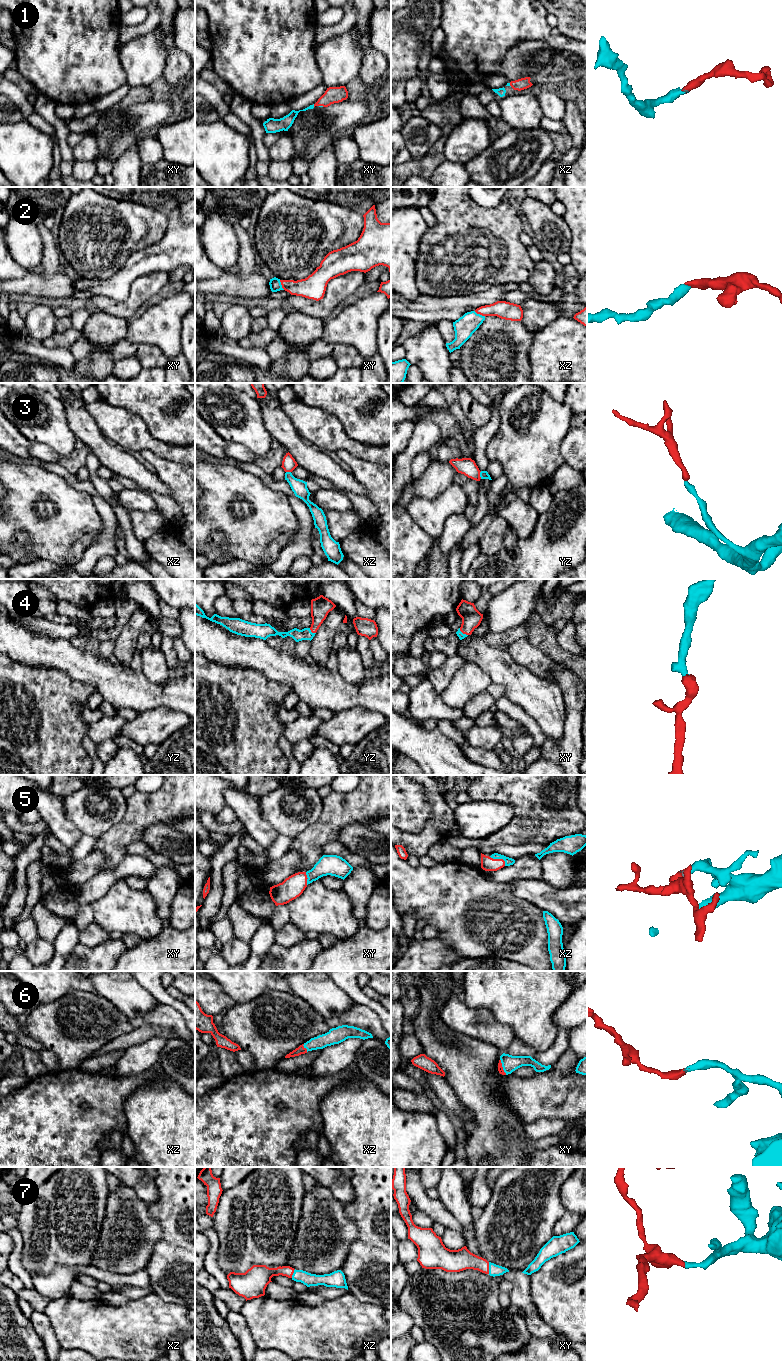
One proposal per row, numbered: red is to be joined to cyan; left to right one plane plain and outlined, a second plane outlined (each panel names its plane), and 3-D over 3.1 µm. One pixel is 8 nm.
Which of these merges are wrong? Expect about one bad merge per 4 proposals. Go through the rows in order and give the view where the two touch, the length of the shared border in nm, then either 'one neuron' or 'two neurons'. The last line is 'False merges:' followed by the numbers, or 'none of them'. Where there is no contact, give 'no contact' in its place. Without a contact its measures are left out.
1: contact in xy; length 30 nm; one neuron
2: contact in xz; length 100 nm; one neuron
3: contact in yz; length 60 nm; one neuron
4: contact in xy; length 90 nm; one neuron
5: contact in xz; length 150 nm; one neuron
6: contact in xy; length 140 nm; one neuron
7: contact in xy; length 100 nm; one neuron
False merges: none of them

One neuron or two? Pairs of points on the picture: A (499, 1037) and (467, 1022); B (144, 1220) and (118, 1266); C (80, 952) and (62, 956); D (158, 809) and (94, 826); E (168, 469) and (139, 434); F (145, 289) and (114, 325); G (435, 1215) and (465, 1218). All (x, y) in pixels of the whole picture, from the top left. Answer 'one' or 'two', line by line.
A: one
B: one
C: two
D: two
E: two
F: two
G: two

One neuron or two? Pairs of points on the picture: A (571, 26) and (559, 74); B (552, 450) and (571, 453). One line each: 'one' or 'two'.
A: two
B: two

